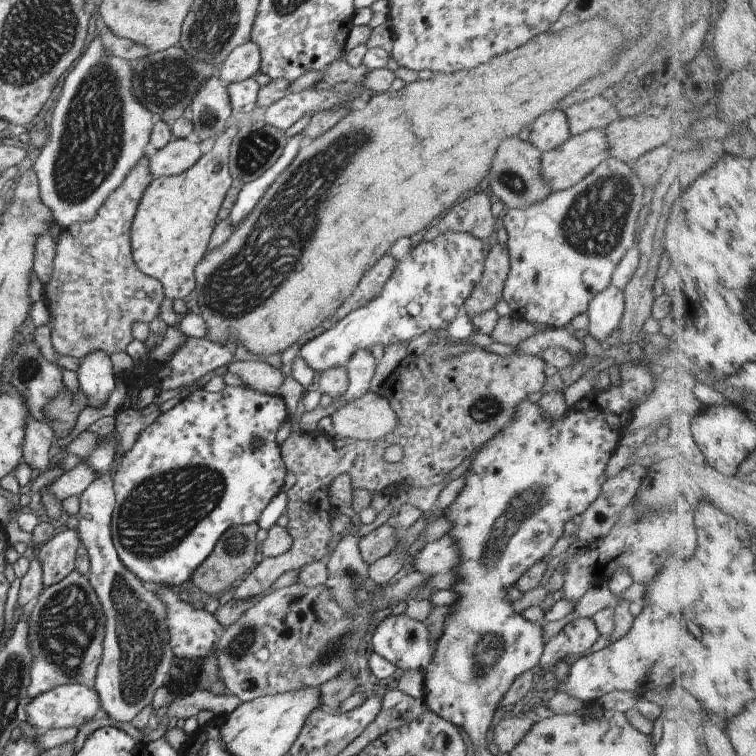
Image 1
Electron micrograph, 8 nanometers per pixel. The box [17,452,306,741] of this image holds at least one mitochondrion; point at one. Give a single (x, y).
(158, 512)

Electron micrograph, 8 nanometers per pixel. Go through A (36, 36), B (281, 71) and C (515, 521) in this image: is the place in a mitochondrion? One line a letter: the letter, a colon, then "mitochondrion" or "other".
A: mitochondrion
B: other
C: mitochondrion

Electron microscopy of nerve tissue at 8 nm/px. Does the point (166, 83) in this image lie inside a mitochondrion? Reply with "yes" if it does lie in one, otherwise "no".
yes

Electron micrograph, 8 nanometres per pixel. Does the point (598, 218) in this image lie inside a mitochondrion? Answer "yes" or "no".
yes

